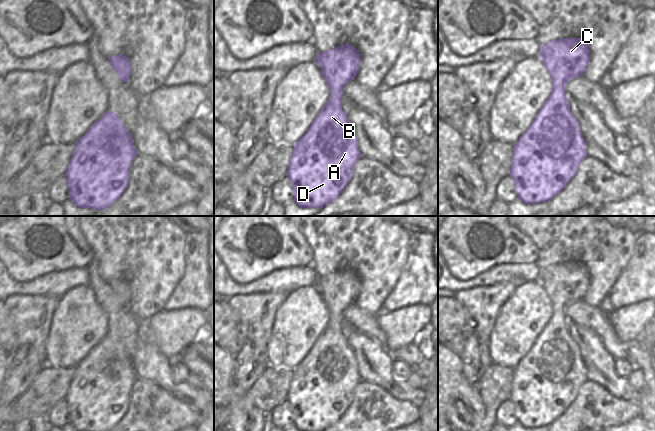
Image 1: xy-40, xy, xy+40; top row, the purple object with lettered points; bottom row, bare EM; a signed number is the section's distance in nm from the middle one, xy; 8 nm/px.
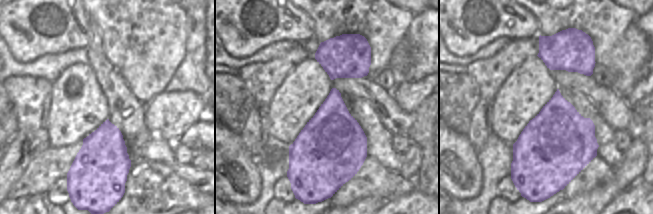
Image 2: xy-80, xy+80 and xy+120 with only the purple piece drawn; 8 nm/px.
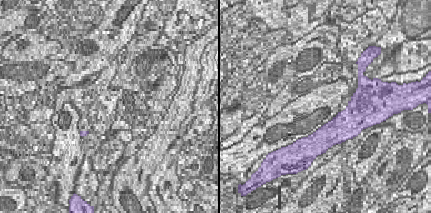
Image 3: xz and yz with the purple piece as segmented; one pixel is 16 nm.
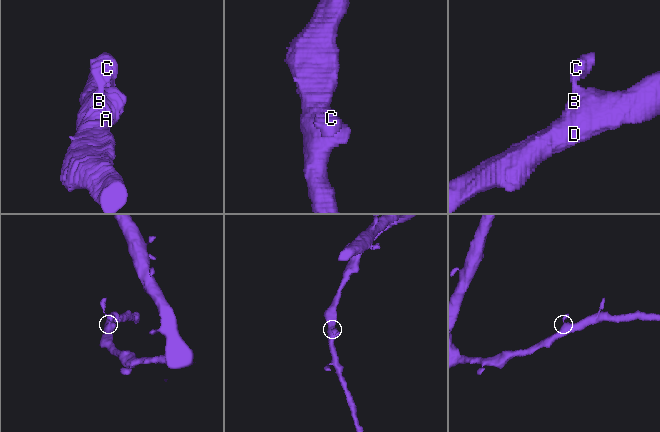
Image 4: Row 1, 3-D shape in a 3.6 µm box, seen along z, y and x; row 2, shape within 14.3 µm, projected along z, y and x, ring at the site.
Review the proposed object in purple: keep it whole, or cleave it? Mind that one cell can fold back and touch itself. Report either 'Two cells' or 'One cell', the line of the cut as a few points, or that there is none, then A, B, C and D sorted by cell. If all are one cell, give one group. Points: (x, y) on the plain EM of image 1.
One cell. No split. Groups: A B C D.

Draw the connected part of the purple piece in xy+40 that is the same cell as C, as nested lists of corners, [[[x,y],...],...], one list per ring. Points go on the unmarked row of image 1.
[[[581,262],[551,264],[547,268],[540,270],[538,281],[552,303],[552,317],[536,339],[530,351],[514,368],[512,389],[510,391],[510,400],[514,405],[518,422],[525,428],[539,428],[552,424],[566,412],[568,407],[576,399],[580,387],[588,380],[586,377],[586,367],[580,355],[580,349],[570,335],[570,329],[566,319],[566,307],[573,302],[582,300],[588,291],[590,273],[586,265]]]

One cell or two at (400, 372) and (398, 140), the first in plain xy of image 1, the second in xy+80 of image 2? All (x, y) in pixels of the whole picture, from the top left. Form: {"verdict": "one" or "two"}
{"verdict": "one"}

